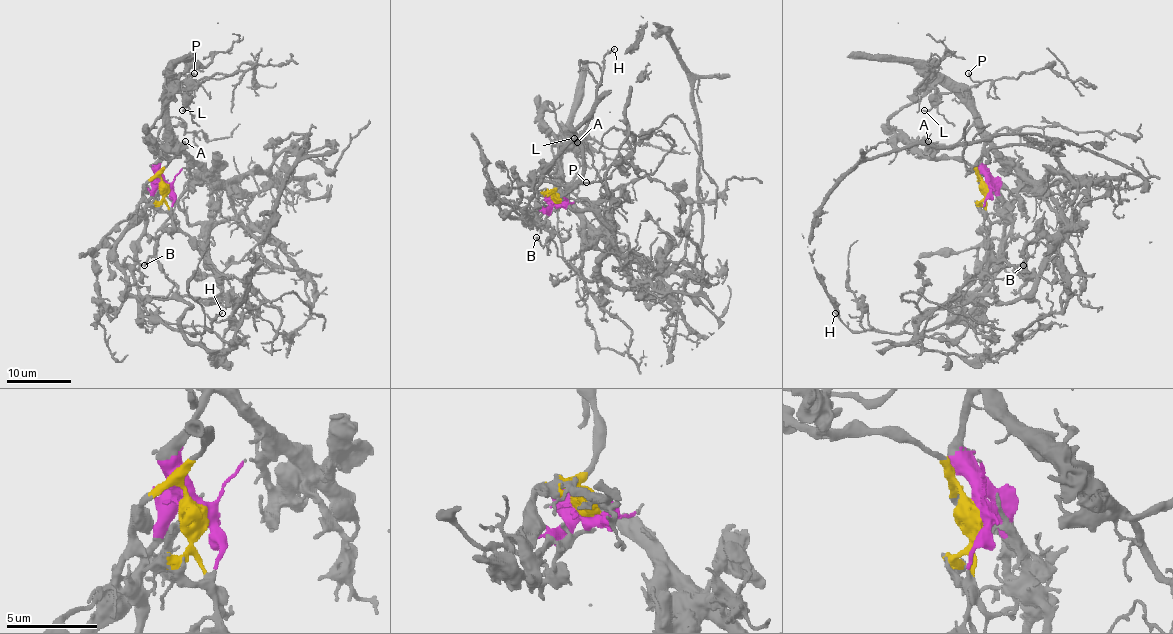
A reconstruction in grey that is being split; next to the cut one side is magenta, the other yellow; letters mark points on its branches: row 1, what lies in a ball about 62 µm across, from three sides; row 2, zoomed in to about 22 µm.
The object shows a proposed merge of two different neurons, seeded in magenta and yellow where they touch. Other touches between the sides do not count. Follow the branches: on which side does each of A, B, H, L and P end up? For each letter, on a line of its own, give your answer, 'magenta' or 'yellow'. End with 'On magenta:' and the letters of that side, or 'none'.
A: yellow
B: magenta
H: magenta
L: magenta
P: magenta
On magenta: B, H, L, P

